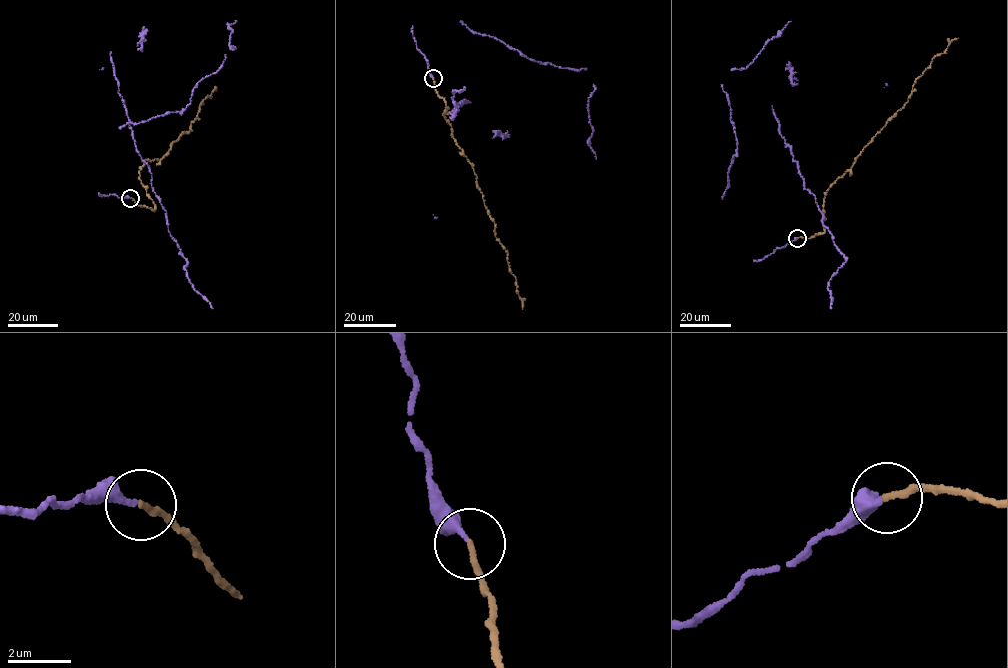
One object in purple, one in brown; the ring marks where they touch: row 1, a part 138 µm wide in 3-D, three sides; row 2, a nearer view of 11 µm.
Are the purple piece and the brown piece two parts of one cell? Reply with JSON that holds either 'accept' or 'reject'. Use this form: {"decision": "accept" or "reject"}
{"decision": "accept"}

